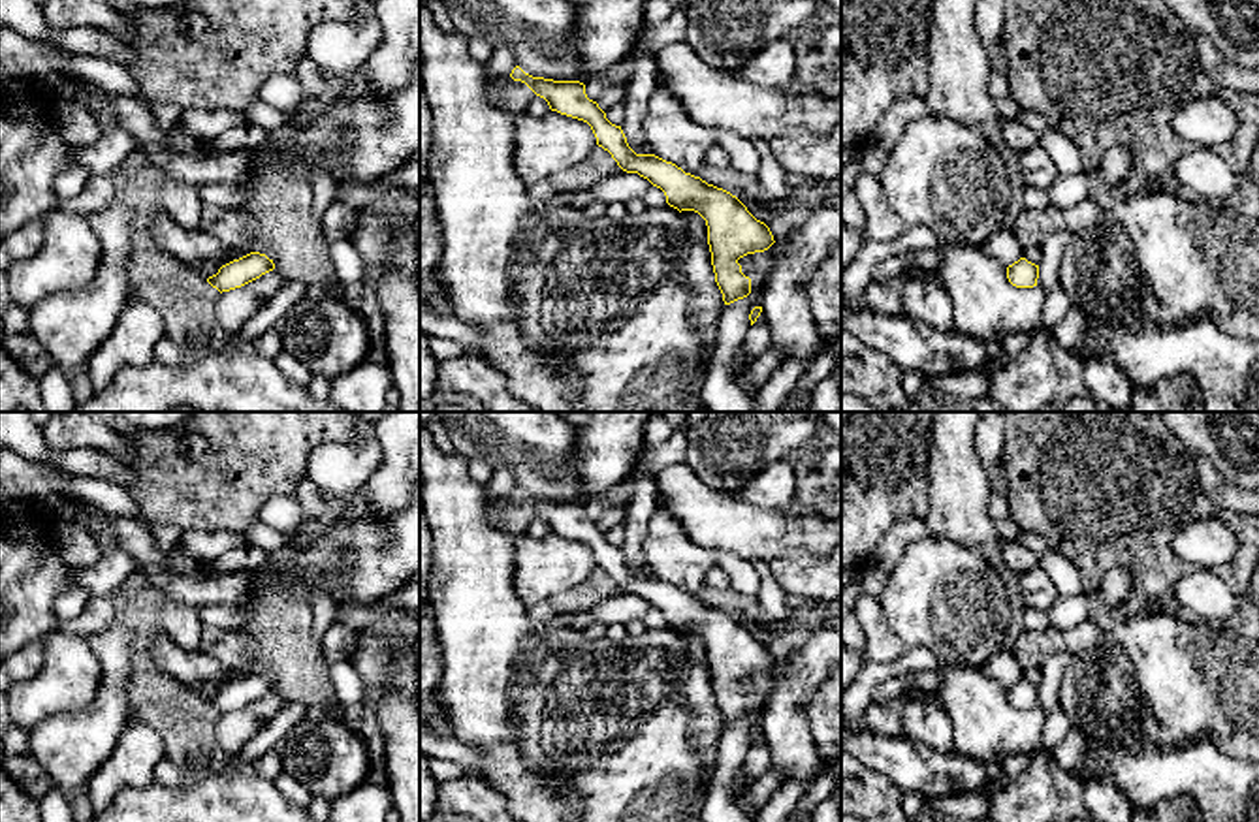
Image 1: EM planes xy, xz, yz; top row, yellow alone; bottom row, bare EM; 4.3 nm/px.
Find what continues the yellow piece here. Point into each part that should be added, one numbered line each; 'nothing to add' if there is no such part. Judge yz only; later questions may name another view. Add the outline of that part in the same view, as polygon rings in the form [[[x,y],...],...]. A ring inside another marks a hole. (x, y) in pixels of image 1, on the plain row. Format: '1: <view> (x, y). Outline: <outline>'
nothing to add

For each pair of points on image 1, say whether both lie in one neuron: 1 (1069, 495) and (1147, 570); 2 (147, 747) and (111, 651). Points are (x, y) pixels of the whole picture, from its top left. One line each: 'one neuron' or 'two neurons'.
1: one neuron
2: two neurons

